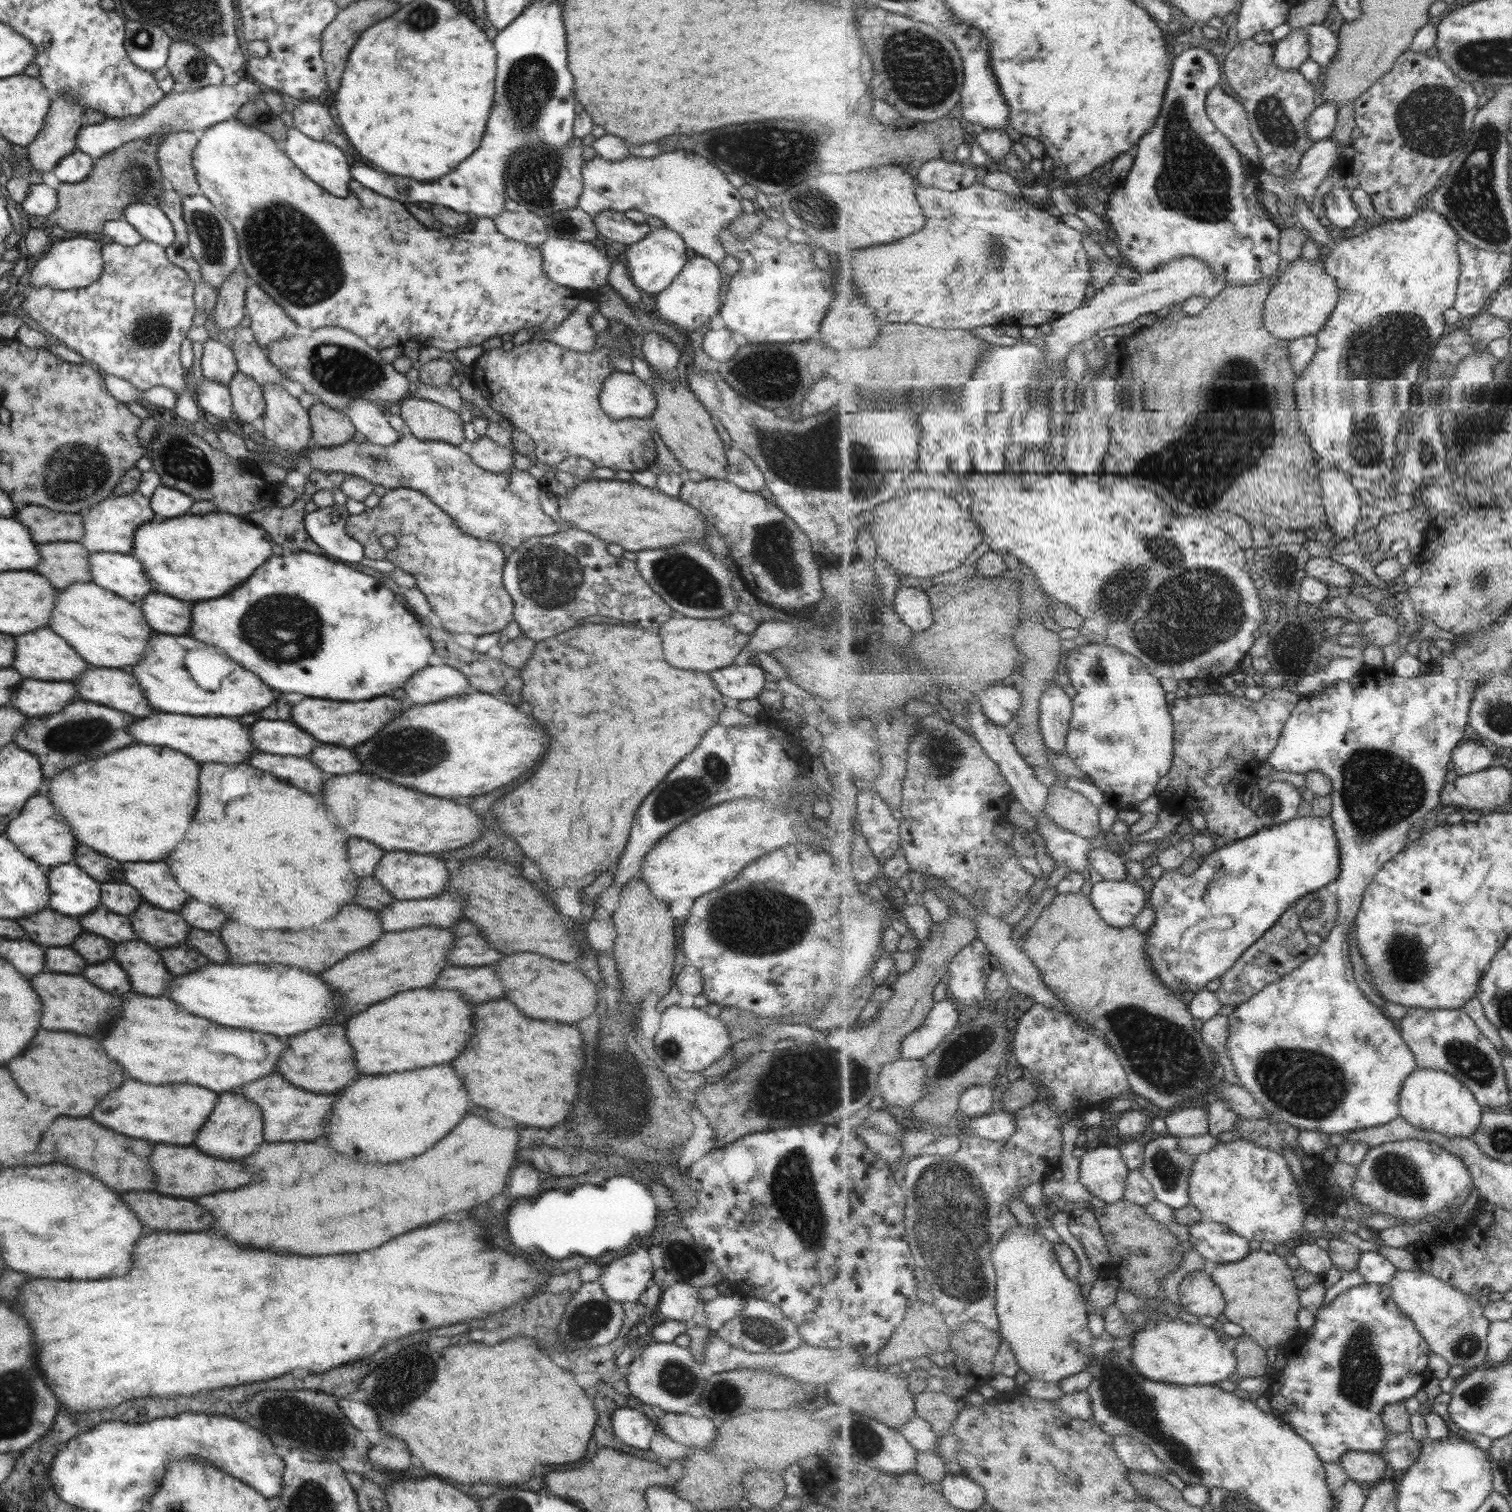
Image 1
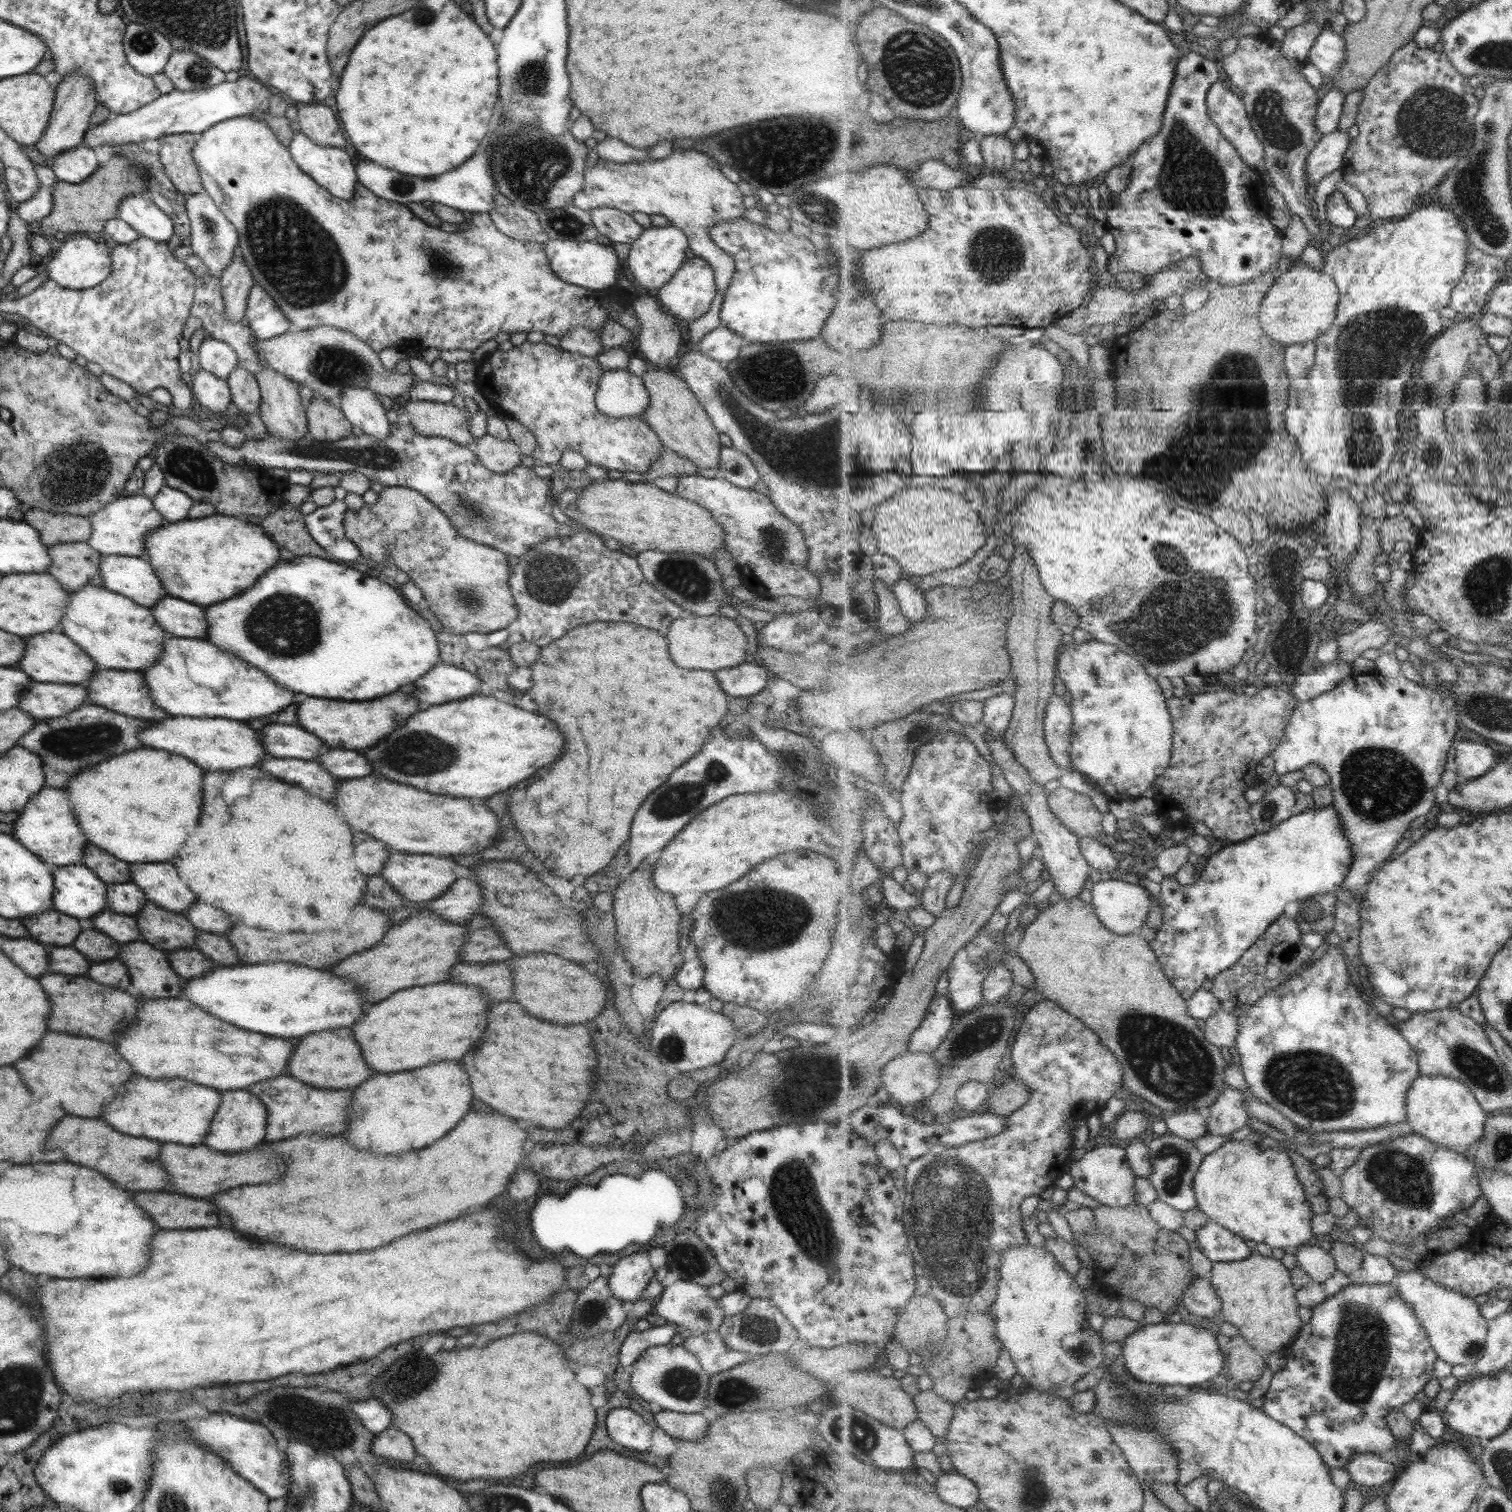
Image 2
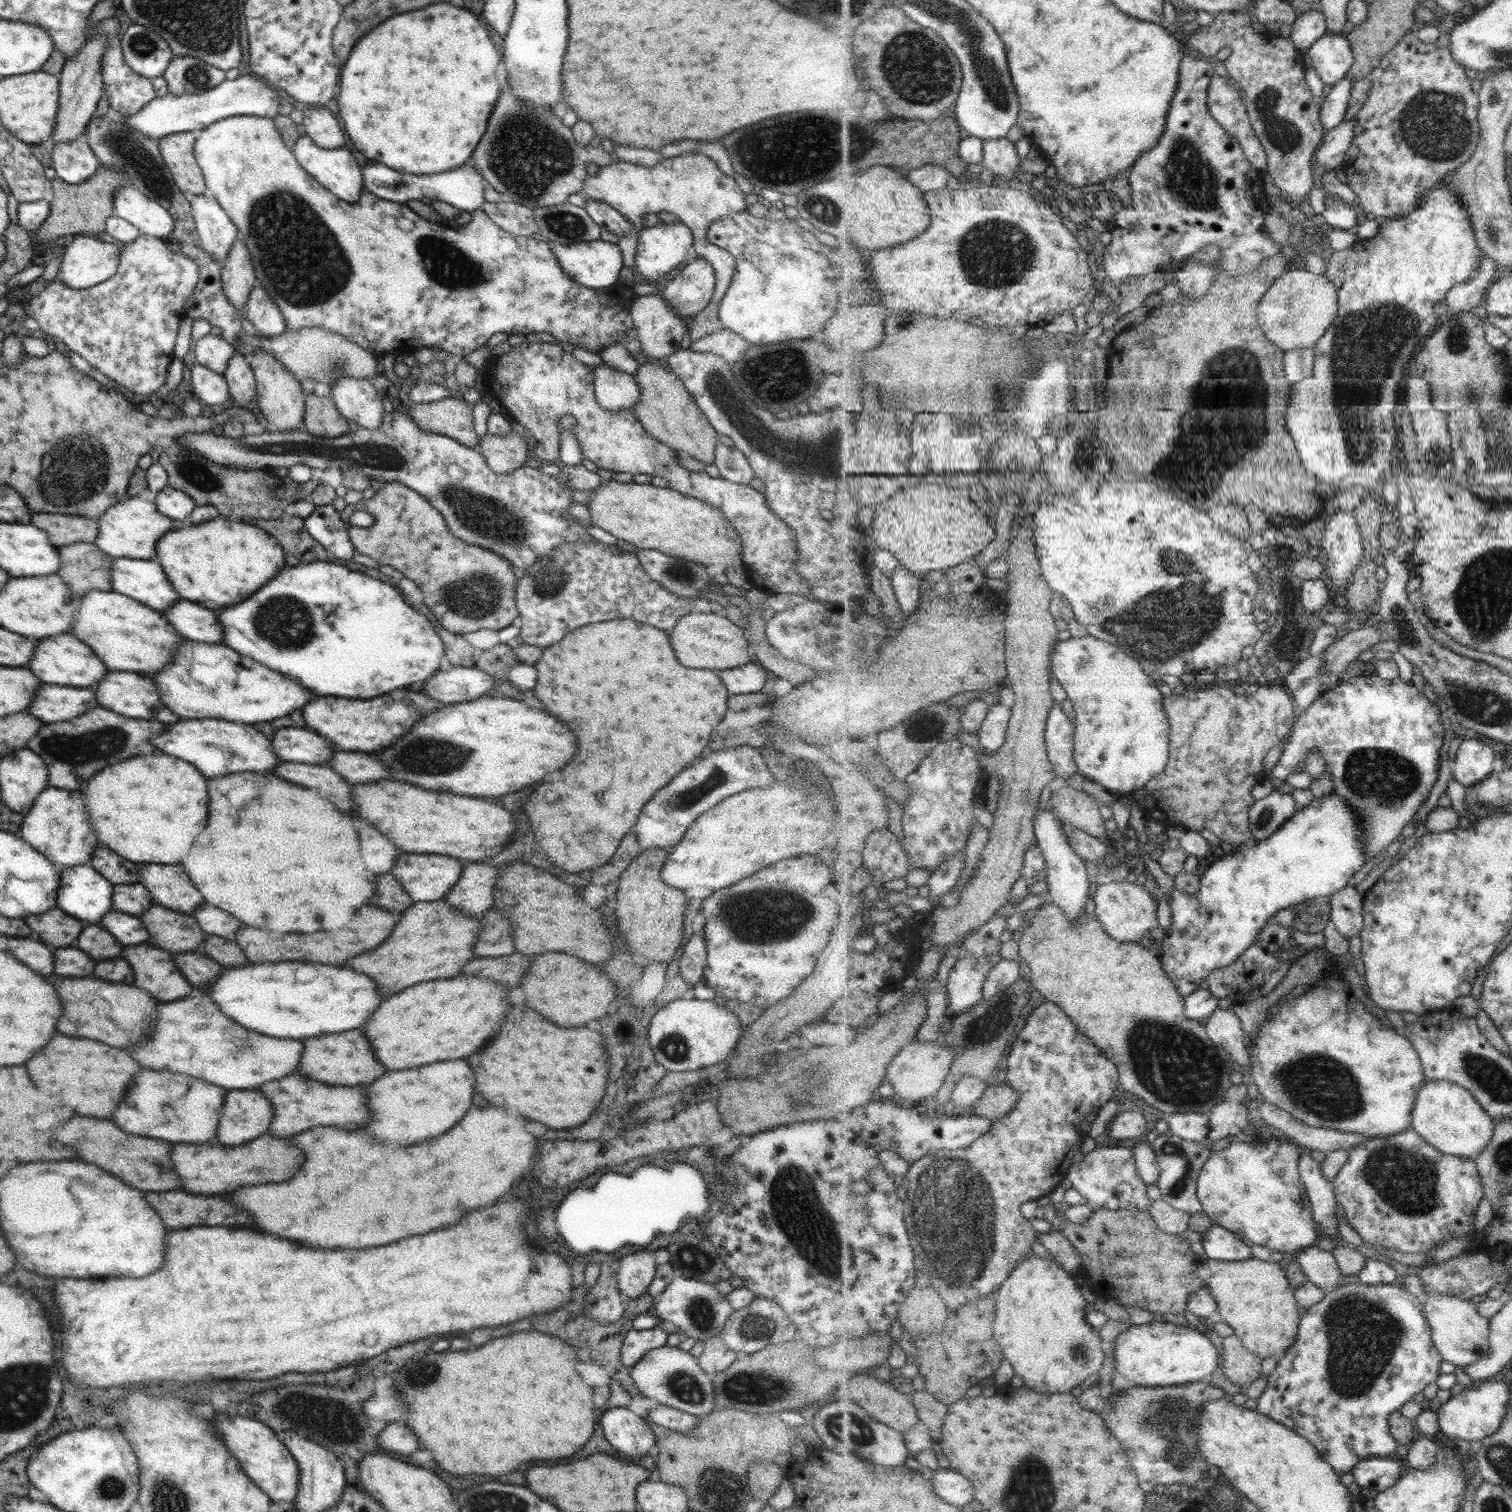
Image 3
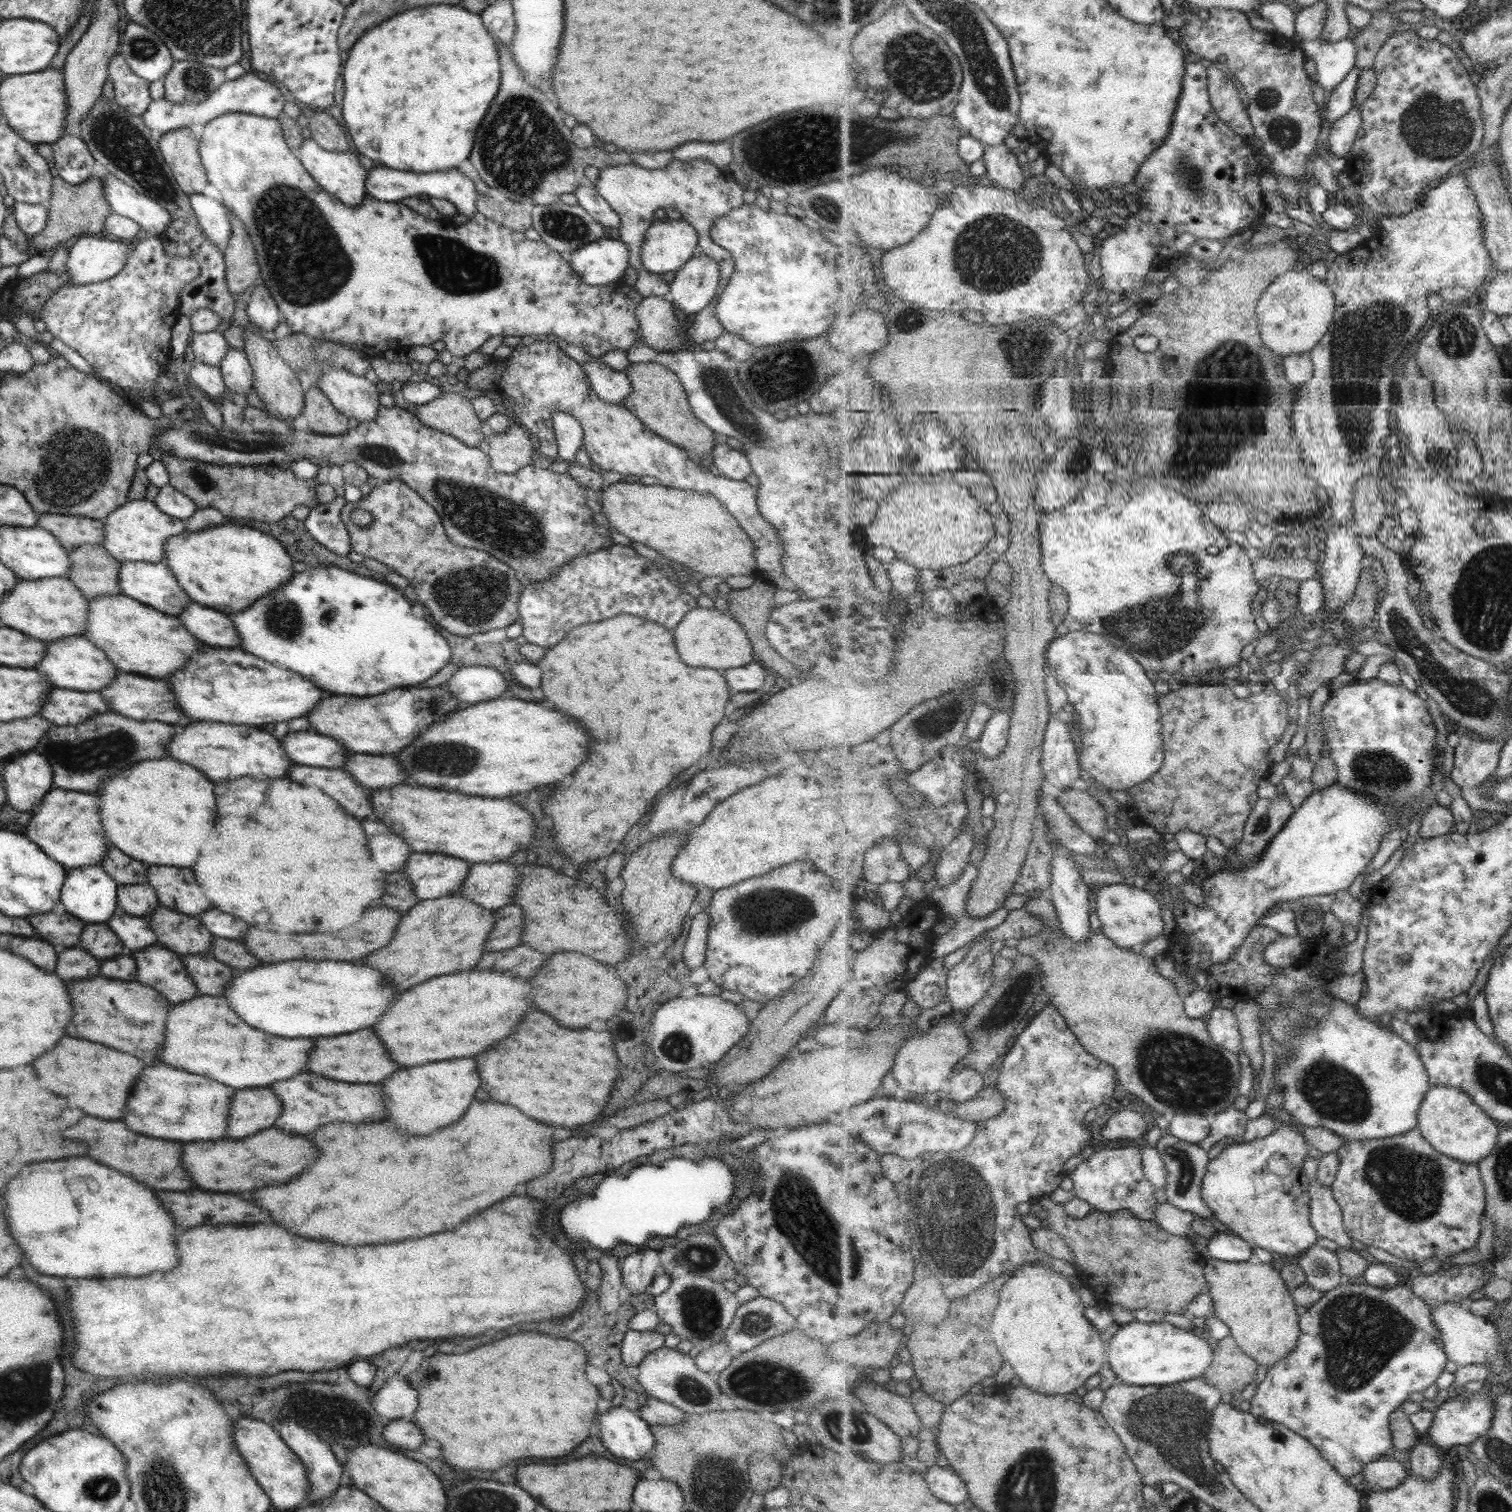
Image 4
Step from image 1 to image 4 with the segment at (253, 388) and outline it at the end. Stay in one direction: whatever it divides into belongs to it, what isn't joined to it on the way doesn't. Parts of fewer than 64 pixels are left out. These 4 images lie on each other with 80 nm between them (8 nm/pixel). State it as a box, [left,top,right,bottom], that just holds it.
[218,347,252,394]

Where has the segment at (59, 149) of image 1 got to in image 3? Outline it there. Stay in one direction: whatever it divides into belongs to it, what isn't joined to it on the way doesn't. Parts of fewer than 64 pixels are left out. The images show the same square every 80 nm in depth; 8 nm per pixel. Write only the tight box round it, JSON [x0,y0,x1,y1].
[50,33,105,143]

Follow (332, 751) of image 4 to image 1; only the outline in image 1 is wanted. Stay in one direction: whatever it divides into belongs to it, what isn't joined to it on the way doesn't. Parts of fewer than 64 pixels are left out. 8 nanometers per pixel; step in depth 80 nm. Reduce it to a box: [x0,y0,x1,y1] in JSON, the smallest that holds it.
[249,720,319,757]

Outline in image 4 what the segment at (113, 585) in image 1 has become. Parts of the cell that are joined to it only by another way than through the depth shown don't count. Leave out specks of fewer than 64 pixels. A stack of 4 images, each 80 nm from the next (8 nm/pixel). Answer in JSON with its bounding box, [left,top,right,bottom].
[117,561,192,616]

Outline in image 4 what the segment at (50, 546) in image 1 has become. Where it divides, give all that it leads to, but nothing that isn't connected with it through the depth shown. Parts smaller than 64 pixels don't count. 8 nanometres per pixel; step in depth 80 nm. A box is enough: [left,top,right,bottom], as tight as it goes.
[66,544,121,601]

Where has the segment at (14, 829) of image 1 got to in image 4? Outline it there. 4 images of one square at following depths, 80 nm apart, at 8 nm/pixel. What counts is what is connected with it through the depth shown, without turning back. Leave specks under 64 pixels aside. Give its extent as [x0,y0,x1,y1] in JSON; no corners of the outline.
[25,787,107,870]

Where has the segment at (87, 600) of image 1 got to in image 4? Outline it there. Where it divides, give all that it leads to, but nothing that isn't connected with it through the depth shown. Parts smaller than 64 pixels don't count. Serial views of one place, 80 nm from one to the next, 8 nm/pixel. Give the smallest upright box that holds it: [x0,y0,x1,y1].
[81,595,203,680]

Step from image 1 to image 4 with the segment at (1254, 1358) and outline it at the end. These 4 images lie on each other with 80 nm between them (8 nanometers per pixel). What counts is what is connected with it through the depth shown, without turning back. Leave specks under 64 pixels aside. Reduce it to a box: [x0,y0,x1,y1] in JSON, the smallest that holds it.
[1203,1335,1259,1392]

